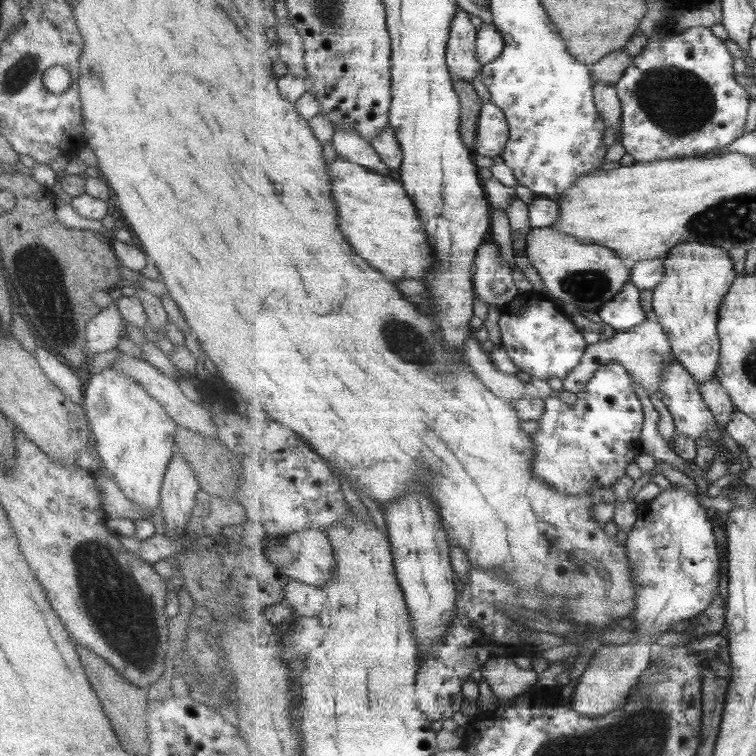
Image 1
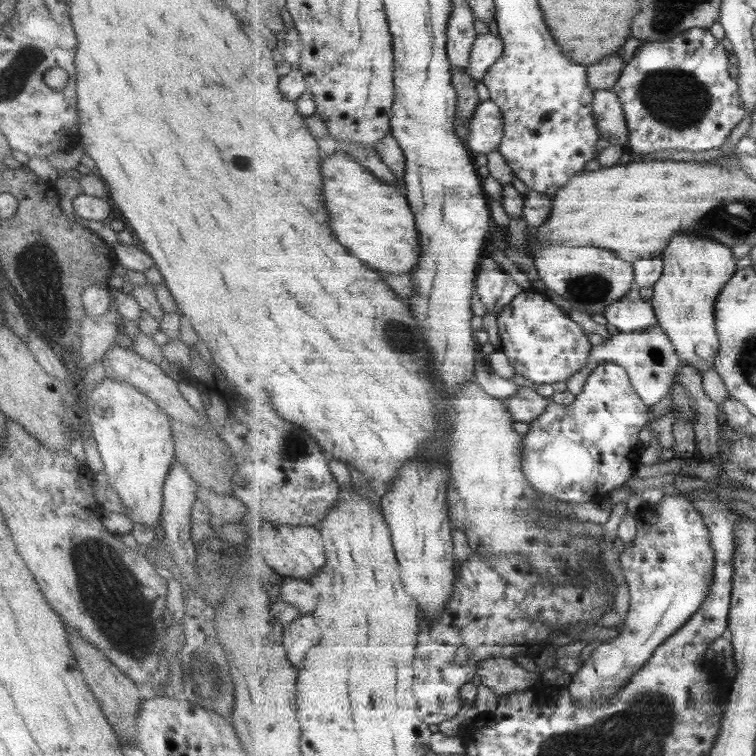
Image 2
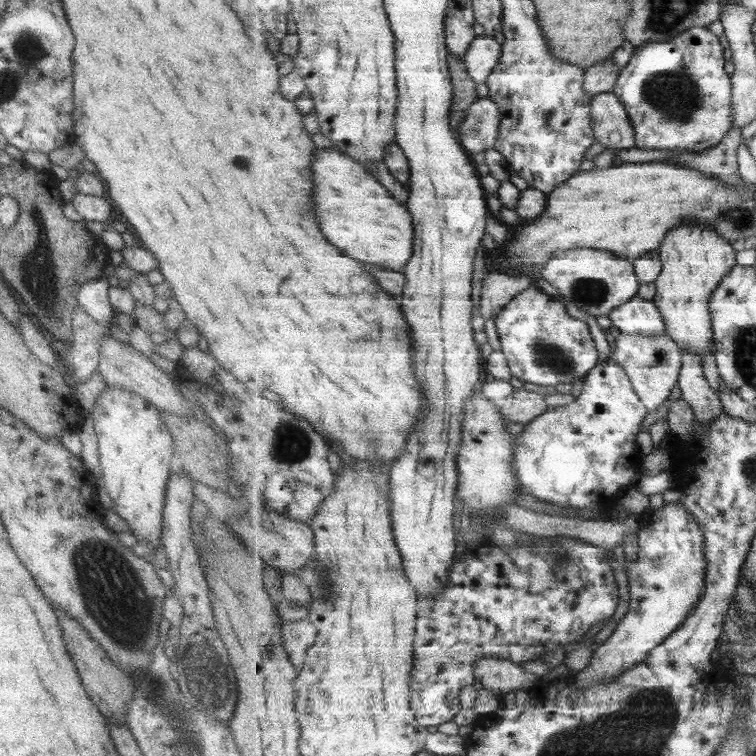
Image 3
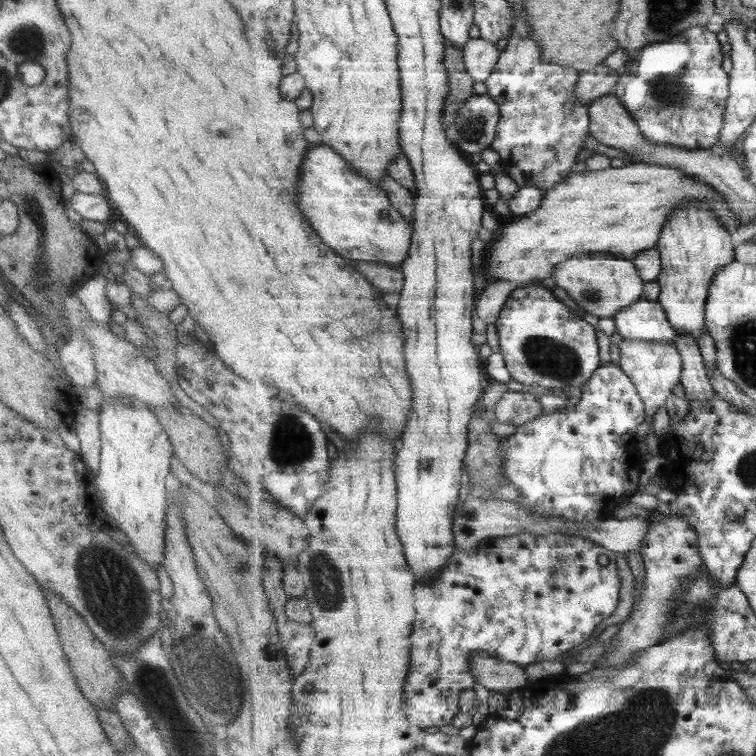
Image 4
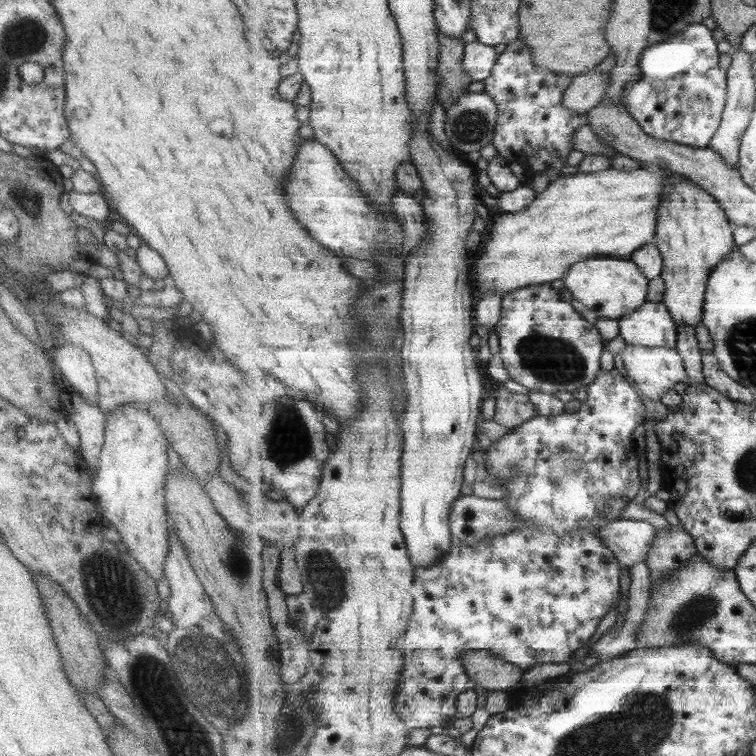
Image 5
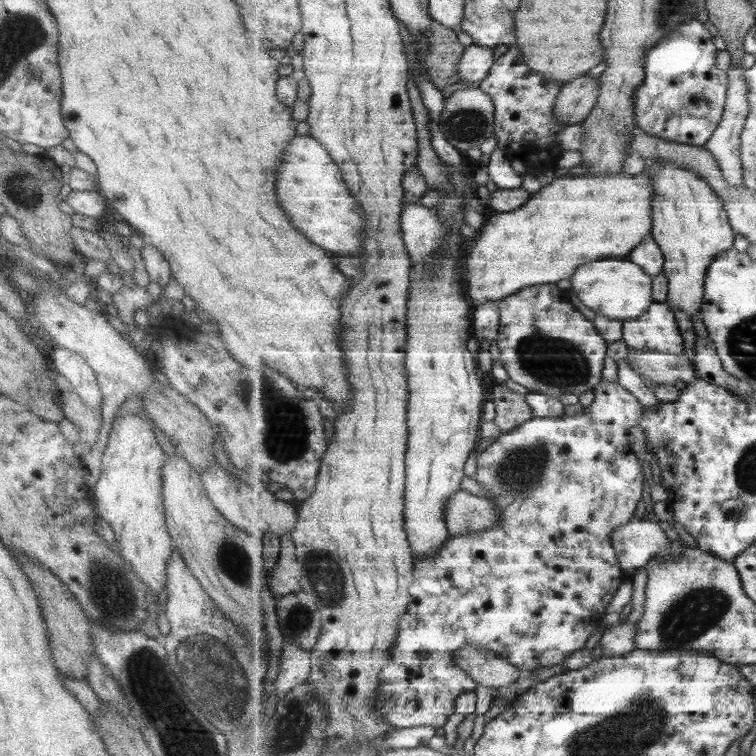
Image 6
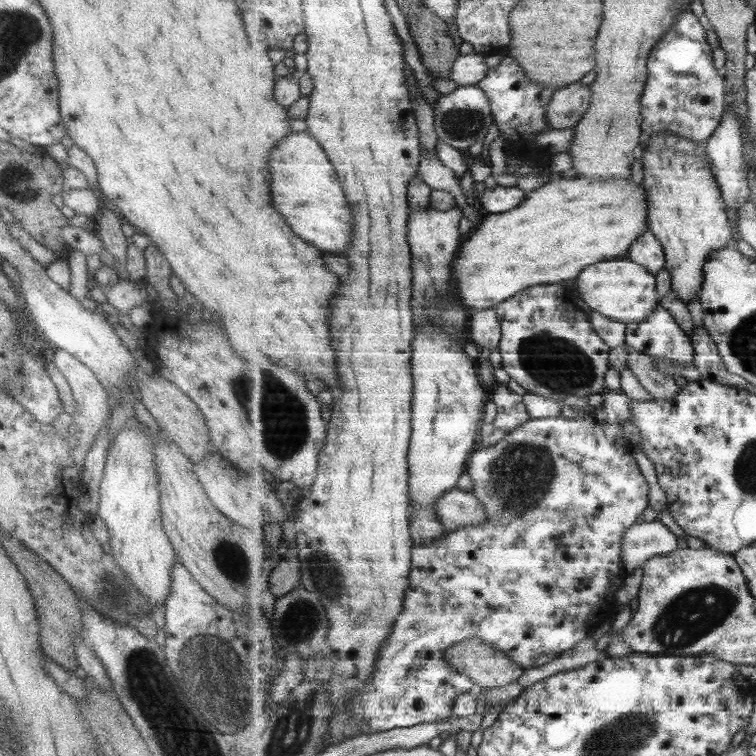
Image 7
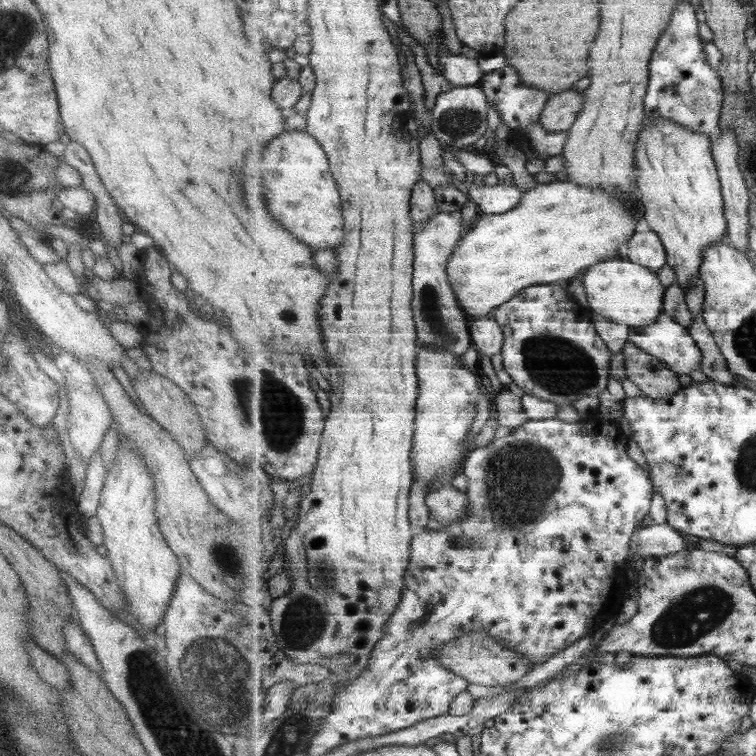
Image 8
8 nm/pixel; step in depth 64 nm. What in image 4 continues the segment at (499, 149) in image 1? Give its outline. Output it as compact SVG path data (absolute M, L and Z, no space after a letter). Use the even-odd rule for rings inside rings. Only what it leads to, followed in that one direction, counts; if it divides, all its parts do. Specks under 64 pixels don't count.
M487 93L473 95L457 112L455 124L448 125L451 140L468 156L491 147L501 118L497 102Z

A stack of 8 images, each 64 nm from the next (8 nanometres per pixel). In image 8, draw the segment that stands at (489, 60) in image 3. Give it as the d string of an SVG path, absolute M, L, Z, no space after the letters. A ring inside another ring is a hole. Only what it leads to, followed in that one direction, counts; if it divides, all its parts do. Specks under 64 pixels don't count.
M452 54L448 58L443 75L452 87L480 85L484 77L478 58L471 58L461 54Z

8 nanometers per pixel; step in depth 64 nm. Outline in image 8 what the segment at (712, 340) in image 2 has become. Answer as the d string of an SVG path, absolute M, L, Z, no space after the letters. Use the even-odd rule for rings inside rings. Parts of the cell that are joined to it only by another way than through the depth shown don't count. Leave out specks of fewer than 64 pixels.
M665 119L646 120L646 122L636 148L639 199L650 230L655 231L662 238L666 247L668 264L677 273L676 283L687 293L692 282L701 277L704 252L710 246L718 244L722 240L725 241L728 235L722 182L712 153L713 138L694 130L688 130L673 121L665 121Z

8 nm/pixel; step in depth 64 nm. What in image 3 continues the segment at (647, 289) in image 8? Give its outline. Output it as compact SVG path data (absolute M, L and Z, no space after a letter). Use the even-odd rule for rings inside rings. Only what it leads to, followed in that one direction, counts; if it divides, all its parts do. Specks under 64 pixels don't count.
M578 248L555 251L554 255L542 264L539 275L560 294L587 315L592 317L609 316L613 310L623 306L640 292L640 284L633 262L619 258L608 250Z

